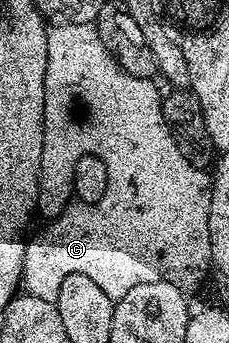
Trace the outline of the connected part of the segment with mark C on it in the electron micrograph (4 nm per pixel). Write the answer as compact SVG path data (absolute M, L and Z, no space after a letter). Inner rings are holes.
M54 23L48 28L47 73L43 81L43 93L49 91L49 127L53 127L53 123L61 123L62 126L66 126L66 130L81 131L81 143L85 152L96 153L107 169L107 189L98 203L70 201L66 208L59 213L57 219L48 220L44 224L46 227L33 240L30 238L26 242L25 261L21 274L21 287L24 294L43 297L43 301L56 303L59 297L59 285L63 285L63 281L67 277L71 277L71 273L83 273L83 277L95 281L95 285L99 285L99 289L103 289L103 293L107 293L107 297L111 297L114 301L121 299L123 293L135 289L135 285L147 285L147 281L169 281L171 285L185 289L197 287L204 279L207 279L211 271L208 256L211 253L209 244L209 206L213 192L211 175L208 170L195 166L191 161L187 161L187 157L183 157L177 139L165 123L161 108L163 95L162 92L157 92L155 84L153 79L131 77L131 73L127 73L120 67L115 61L115 57L111 57L111 53L107 53L107 45L103 45L103 41L99 41L99 33L93 23ZM53 107L73 107L73 111L69 111L69 115L73 115L73 119L69 119L69 115L61 115L61 111L57 111L57 115L53 115Z

